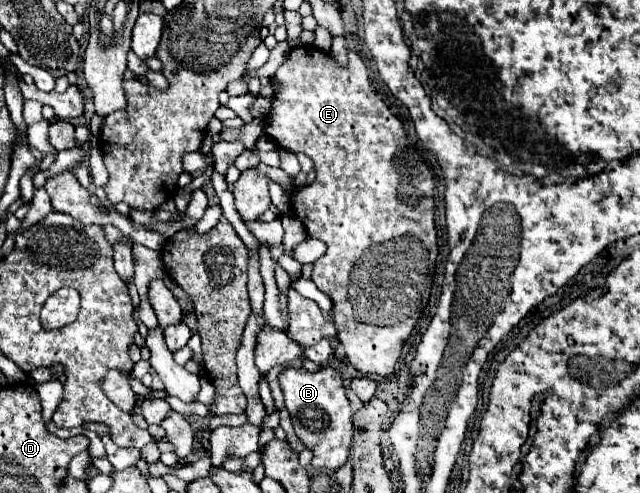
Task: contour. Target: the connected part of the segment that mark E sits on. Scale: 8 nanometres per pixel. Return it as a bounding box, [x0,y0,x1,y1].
[264,45,438,377]

